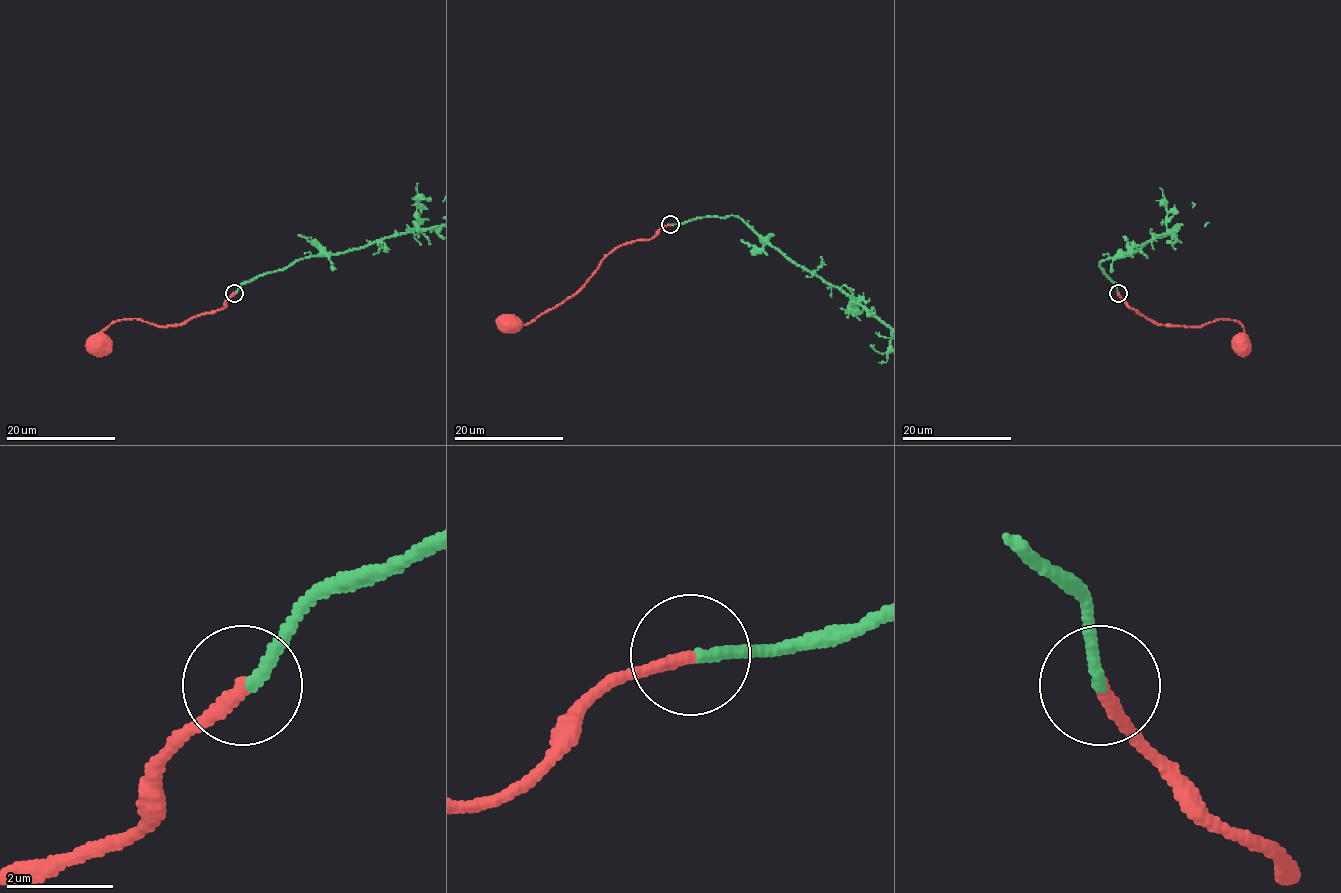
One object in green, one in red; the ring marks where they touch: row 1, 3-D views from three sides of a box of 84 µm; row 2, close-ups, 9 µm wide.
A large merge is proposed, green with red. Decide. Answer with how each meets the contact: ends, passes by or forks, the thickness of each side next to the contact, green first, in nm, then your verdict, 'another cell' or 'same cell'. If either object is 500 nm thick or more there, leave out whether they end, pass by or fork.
green ends there; red ends there; 240 nm thick on the green side, 260 nm on the other; same cell

